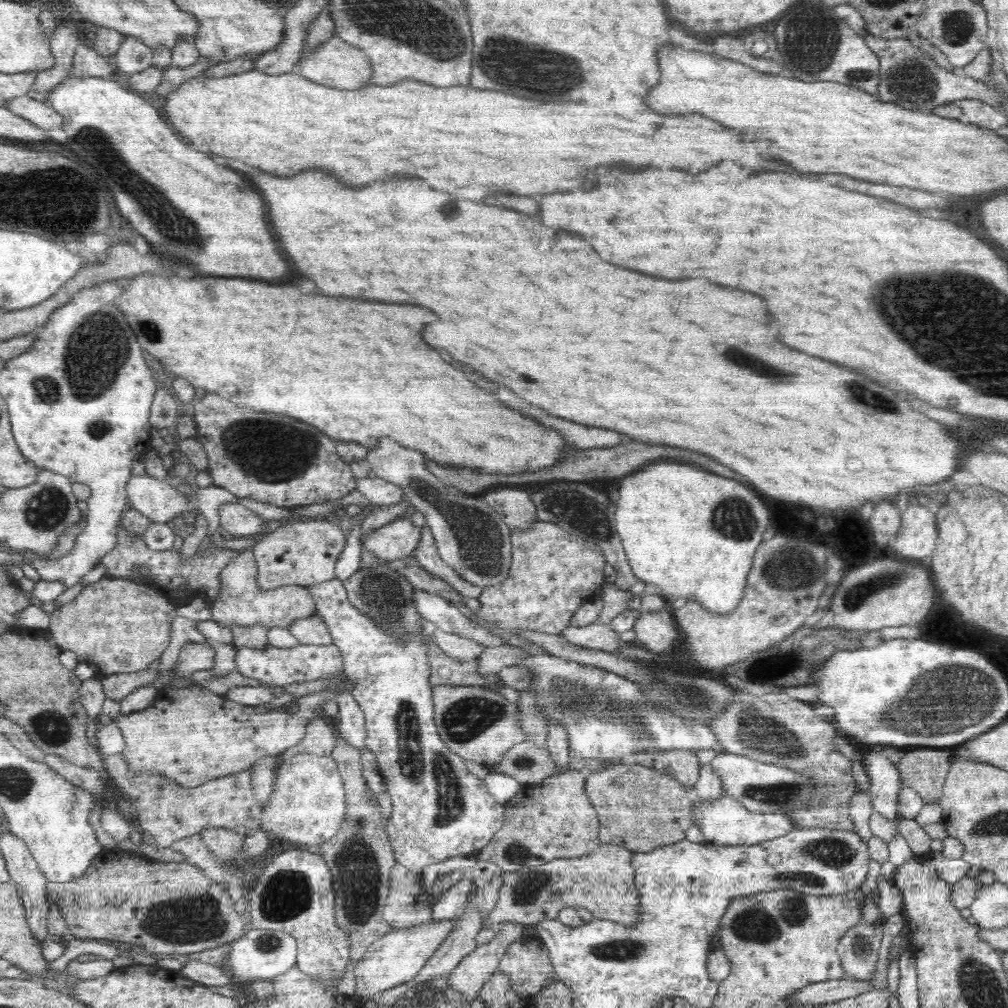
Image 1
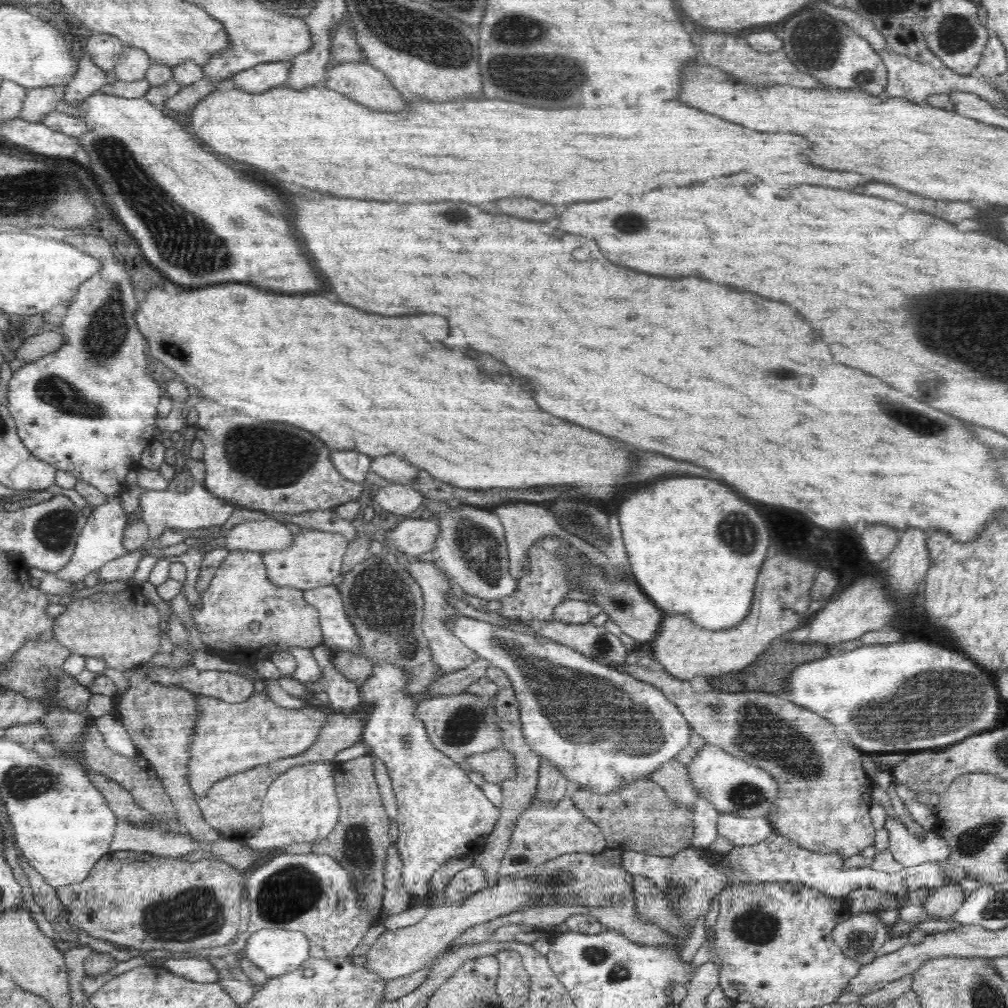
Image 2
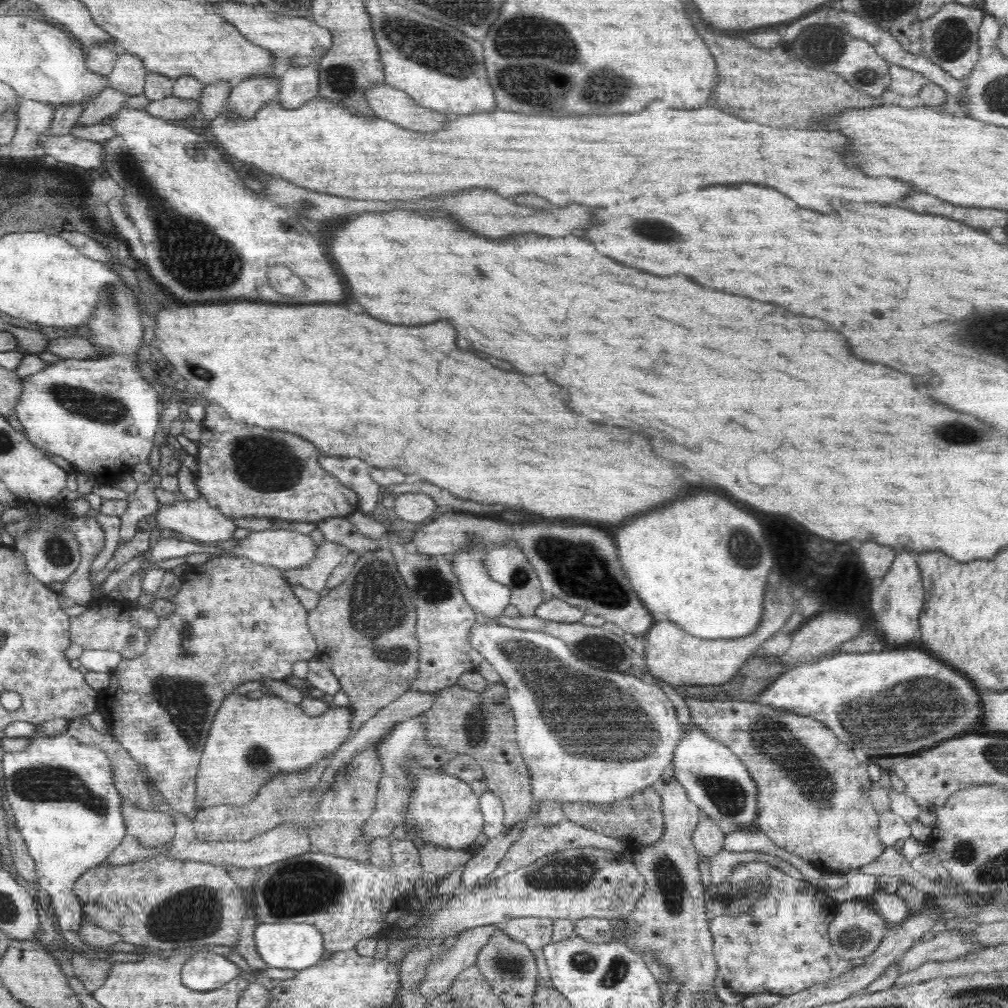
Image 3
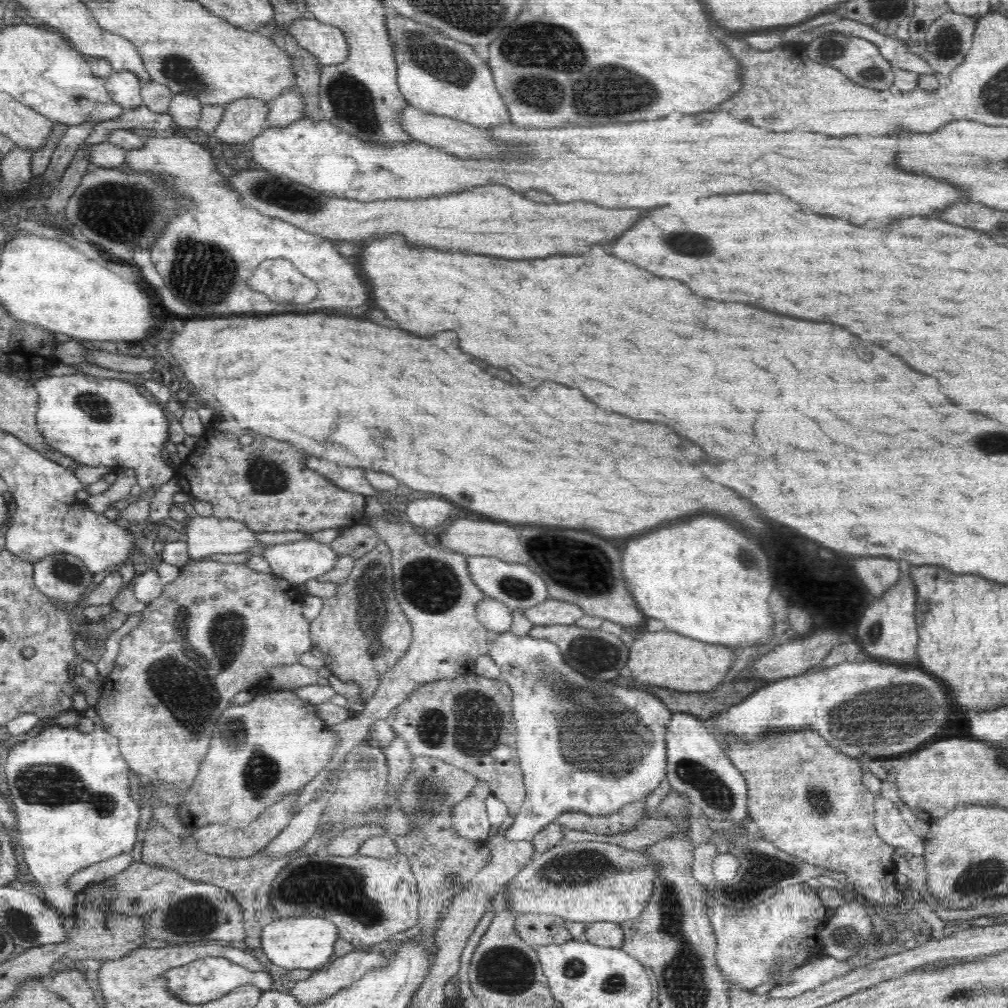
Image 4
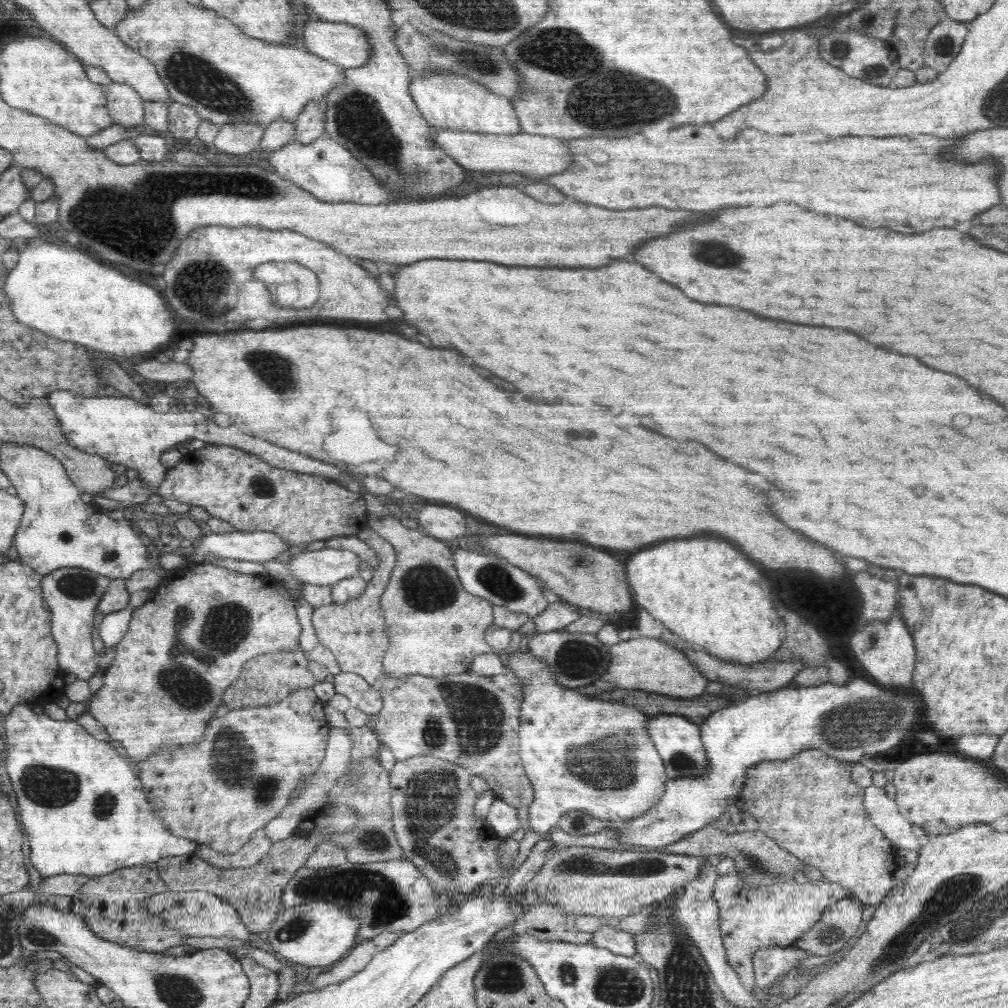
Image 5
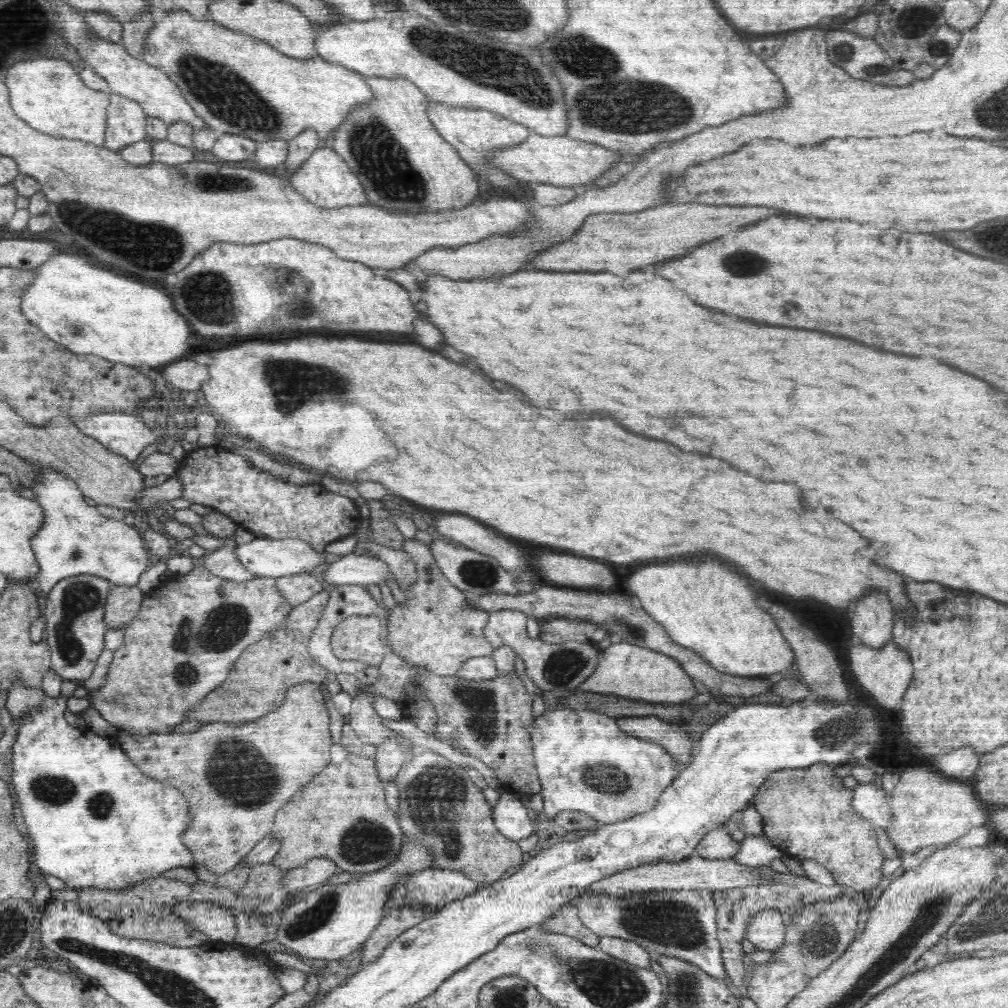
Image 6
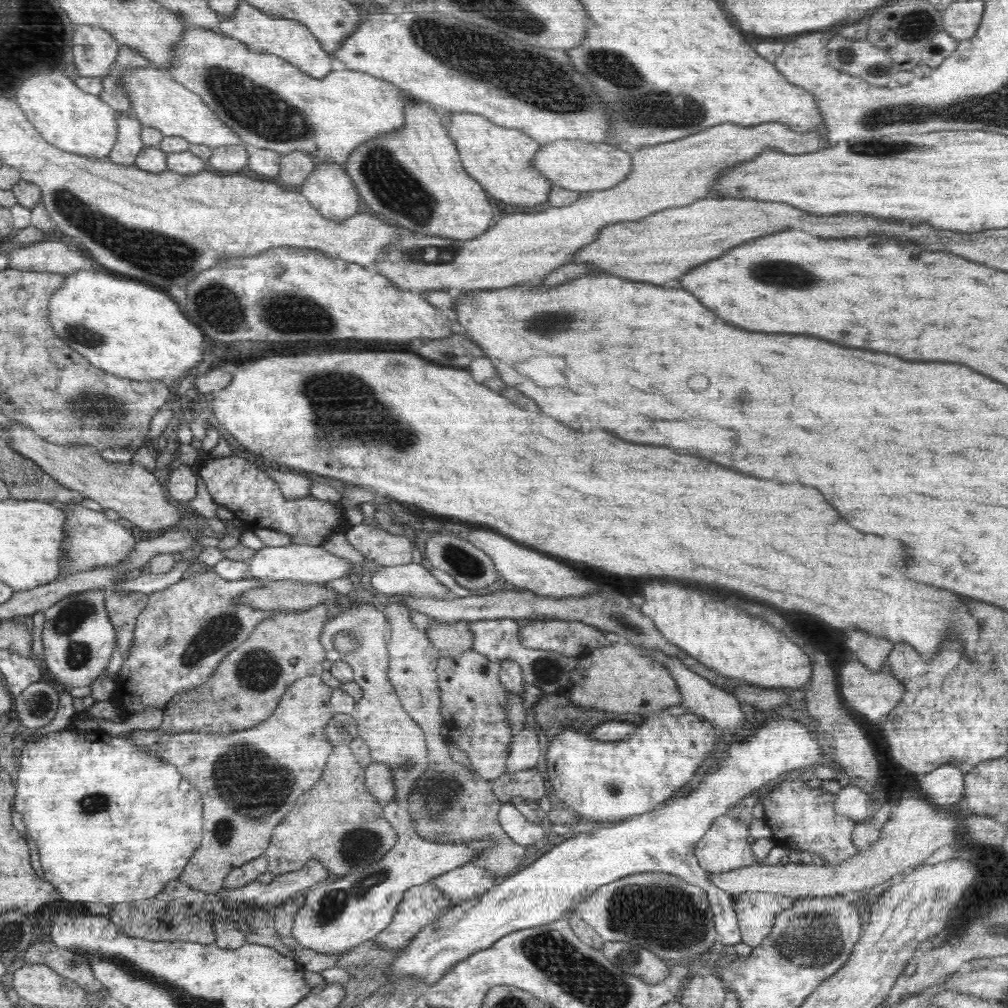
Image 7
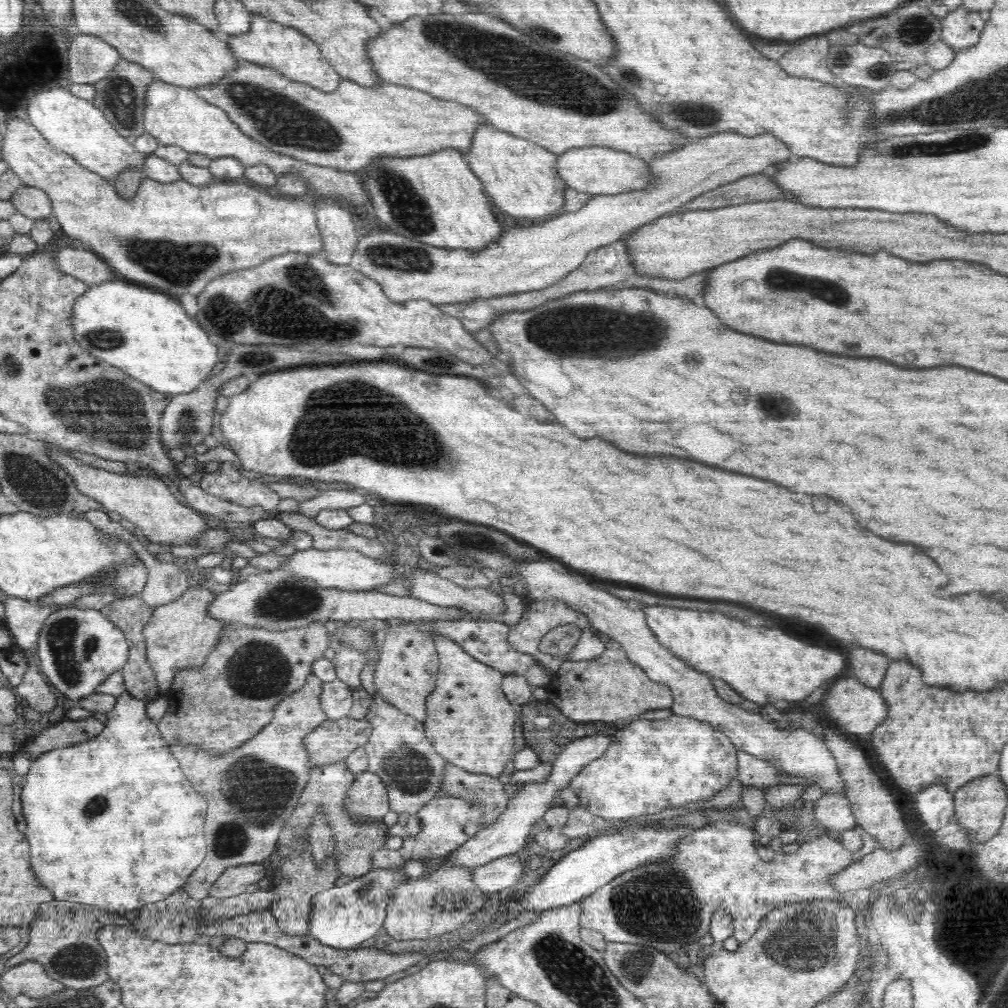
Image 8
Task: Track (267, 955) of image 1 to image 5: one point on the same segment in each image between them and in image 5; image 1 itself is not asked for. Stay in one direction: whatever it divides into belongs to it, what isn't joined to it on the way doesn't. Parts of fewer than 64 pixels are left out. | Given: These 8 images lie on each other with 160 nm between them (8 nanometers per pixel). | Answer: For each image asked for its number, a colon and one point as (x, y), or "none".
2: (276, 951)
3: (290, 945)
4: (307, 942)
5: (316, 934)

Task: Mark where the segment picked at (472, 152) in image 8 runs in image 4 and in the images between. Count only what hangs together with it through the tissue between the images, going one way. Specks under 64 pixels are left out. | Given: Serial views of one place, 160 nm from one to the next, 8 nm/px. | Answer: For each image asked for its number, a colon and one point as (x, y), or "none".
4: (440, 76)
5: (447, 100)
6: (475, 133)
7: (499, 158)

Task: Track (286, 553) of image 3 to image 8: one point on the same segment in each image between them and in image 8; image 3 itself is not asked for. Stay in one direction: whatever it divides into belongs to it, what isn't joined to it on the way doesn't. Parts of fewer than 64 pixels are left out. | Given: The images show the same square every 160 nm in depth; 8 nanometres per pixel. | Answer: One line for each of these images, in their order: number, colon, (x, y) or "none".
4: (303, 560)
5: (326, 566)
6: (350, 569)
7: (412, 578)
8: (425, 585)

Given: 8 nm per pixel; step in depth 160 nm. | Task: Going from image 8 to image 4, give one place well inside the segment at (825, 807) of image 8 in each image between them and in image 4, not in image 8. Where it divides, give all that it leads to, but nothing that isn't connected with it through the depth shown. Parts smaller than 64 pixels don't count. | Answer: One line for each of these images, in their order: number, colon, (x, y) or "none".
4: (890, 825)
5: (884, 812)
6: (872, 803)
7: (851, 802)

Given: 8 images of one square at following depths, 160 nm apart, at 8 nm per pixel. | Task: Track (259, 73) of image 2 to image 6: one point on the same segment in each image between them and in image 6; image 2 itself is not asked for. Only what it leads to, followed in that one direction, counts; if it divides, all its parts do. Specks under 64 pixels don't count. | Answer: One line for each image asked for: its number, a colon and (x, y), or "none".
3: (249, 95)
4: (244, 118)
5: (235, 138)
6: (232, 148)

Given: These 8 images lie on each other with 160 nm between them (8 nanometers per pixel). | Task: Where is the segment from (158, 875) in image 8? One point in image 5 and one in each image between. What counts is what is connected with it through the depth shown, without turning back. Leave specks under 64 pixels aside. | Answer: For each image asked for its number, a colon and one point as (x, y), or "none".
5: (51, 764)
6: (88, 809)
7: (113, 824)

